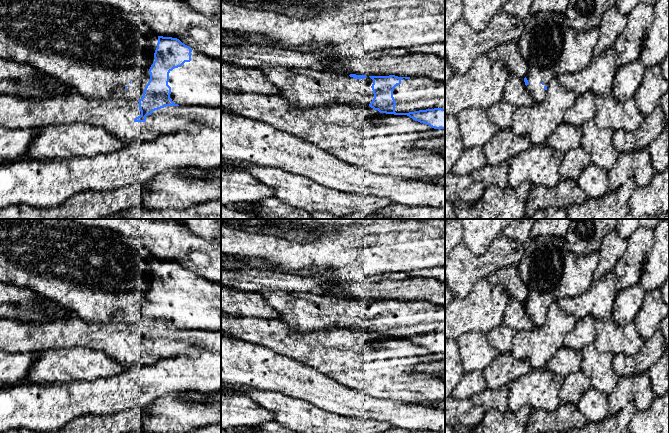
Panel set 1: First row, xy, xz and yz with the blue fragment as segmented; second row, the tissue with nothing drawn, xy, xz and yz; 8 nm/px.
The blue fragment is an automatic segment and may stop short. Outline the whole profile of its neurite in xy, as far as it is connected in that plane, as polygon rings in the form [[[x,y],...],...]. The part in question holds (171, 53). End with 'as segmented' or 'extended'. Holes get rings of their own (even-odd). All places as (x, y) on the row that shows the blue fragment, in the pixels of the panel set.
[[[0,0],[0,57],[30,65],[66,84],[73,89],[74,93],[85,97],[108,99],[117,89],[120,89],[122,98],[139,101],[141,115],[136,117],[134,122],[145,122],[147,115],[166,106],[199,105],[212,108],[221,106],[221,60],[192,50],[177,38],[157,36],[140,15],[105,4],[83,0]]]; extended

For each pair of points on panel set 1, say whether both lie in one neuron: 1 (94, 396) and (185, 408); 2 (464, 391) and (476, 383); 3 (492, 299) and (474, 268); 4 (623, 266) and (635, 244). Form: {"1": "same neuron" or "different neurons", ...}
{"1": "different neurons", "2": "same neuron", "3": "different neurons", "4": "same neuron"}

